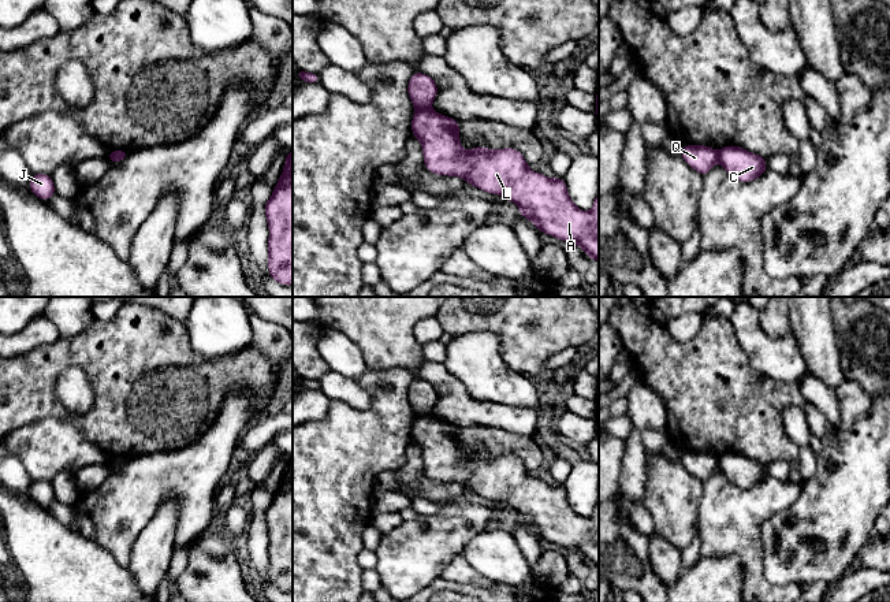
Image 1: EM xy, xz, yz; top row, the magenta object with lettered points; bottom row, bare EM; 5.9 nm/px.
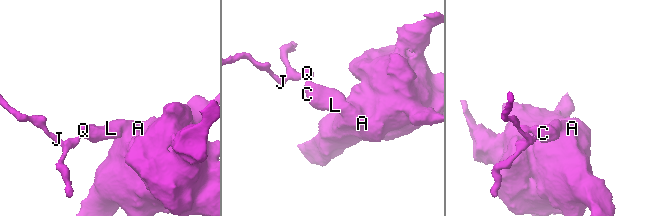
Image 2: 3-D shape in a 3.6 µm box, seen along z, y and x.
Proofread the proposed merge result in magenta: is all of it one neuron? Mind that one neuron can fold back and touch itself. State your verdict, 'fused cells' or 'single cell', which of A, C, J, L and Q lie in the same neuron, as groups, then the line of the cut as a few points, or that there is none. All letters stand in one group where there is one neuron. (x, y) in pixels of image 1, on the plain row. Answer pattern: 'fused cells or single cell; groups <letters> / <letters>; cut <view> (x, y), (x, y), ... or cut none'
fused cells; groups A C L / J Q; cut xz (416, 415), (428, 416)

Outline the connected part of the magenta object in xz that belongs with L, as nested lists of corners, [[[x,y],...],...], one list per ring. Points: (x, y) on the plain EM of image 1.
[[[416,416],[414,445],[421,449],[424,472],[436,482],[463,484],[485,499],[506,502],[543,540],[576,550],[599,568],[599,499],[586,520],[570,506],[563,484],[551,486],[529,476],[514,454],[463,457],[459,428],[432,416]]]

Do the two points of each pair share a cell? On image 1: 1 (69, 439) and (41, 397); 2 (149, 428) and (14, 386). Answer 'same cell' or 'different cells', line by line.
1: different cells
2: same cell

